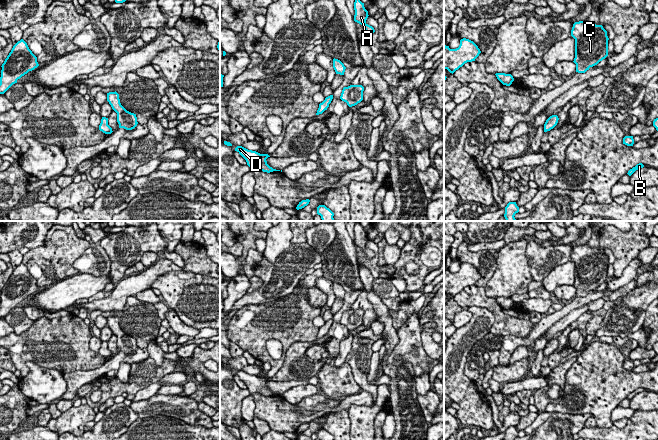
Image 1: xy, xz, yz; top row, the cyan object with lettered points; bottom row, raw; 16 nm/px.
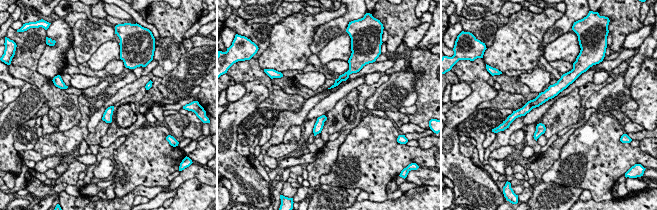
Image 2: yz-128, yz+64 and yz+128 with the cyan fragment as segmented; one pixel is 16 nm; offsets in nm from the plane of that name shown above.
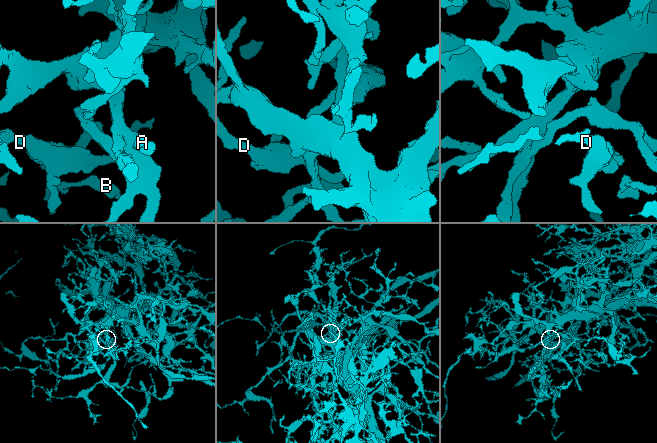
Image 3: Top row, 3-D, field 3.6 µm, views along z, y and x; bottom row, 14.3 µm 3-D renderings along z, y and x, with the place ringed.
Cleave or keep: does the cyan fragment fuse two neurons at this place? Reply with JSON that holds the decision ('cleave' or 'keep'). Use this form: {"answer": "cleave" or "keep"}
{"answer": "keep"}

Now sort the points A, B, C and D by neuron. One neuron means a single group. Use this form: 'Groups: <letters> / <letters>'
Groups: A B C D

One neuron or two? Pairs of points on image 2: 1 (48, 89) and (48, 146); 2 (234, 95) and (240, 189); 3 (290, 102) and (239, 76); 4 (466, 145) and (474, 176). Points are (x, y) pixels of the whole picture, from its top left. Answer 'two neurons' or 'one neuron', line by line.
1: two neurons
2: two neurons
3: one neuron
4: two neurons

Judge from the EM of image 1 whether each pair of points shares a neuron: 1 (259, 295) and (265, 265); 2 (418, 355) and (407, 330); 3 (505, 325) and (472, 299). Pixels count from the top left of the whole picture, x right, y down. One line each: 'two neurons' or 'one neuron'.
1: one neuron
2: one neuron
3: one neuron

